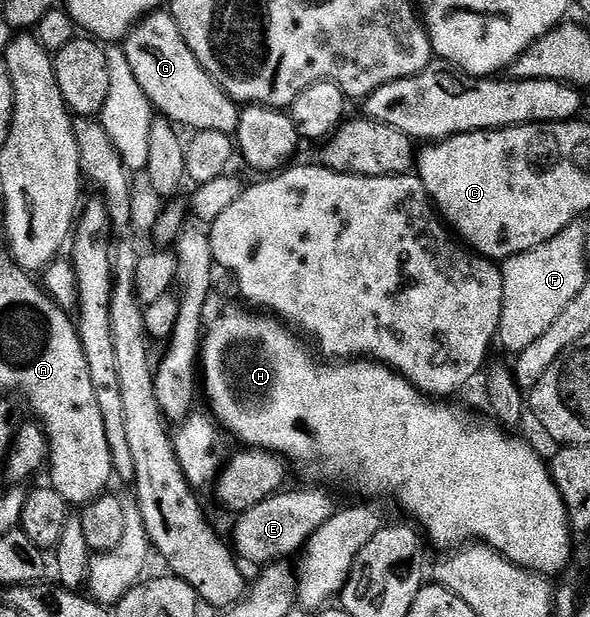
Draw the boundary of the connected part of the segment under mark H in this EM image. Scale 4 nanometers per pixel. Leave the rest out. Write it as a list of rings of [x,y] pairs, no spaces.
[[[243,308],[229,309],[227,317],[217,321],[215,328],[206,329],[201,341],[201,388],[202,391],[203,388],[207,391],[207,400],[211,403],[210,415],[215,417],[228,437],[236,436],[243,443],[240,445],[247,448],[264,448],[266,452],[276,452],[292,465],[304,464],[313,475],[320,476],[323,480],[340,480],[343,484],[356,484],[371,496],[392,496],[399,503],[400,510],[412,516],[410,519],[421,529],[430,547],[440,548],[443,554],[450,554],[467,547],[468,544],[482,542],[489,548],[495,548],[517,566],[528,568],[530,572],[537,572],[541,576],[555,578],[558,572],[566,570],[567,563],[571,560],[571,536],[573,537],[572,521],[566,502],[555,484],[548,461],[542,460],[525,441],[518,440],[515,434],[508,434],[495,422],[485,425],[484,428],[474,428],[470,418],[461,409],[454,408],[451,402],[433,402],[432,397],[420,392],[403,375],[388,368],[386,364],[370,358],[335,363],[320,362],[316,353],[309,347],[308,341],[292,331],[284,321],[259,310]]]

